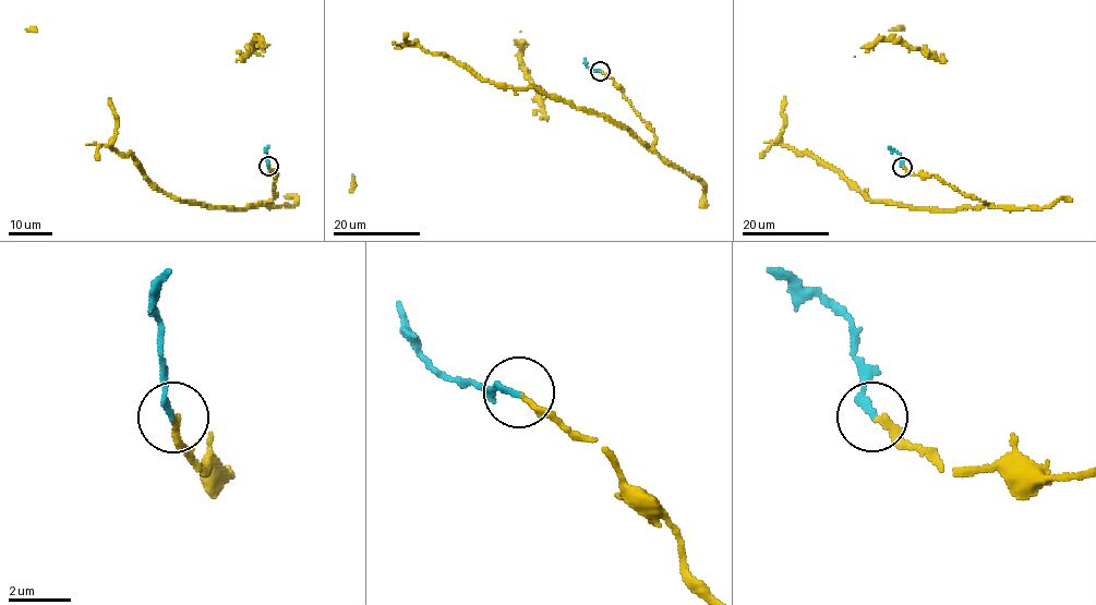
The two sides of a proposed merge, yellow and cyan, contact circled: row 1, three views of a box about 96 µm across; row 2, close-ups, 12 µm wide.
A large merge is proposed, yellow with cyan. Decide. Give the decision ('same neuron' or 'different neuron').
different neuron

